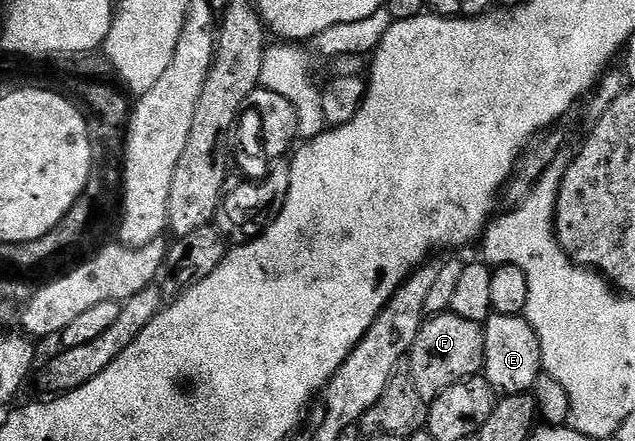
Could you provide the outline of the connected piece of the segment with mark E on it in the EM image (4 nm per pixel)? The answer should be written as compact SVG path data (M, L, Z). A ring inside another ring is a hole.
M491 313L486 319L484 332L484 377L495 395L531 393L536 380L544 373L540 340L525 316L500 316Z

